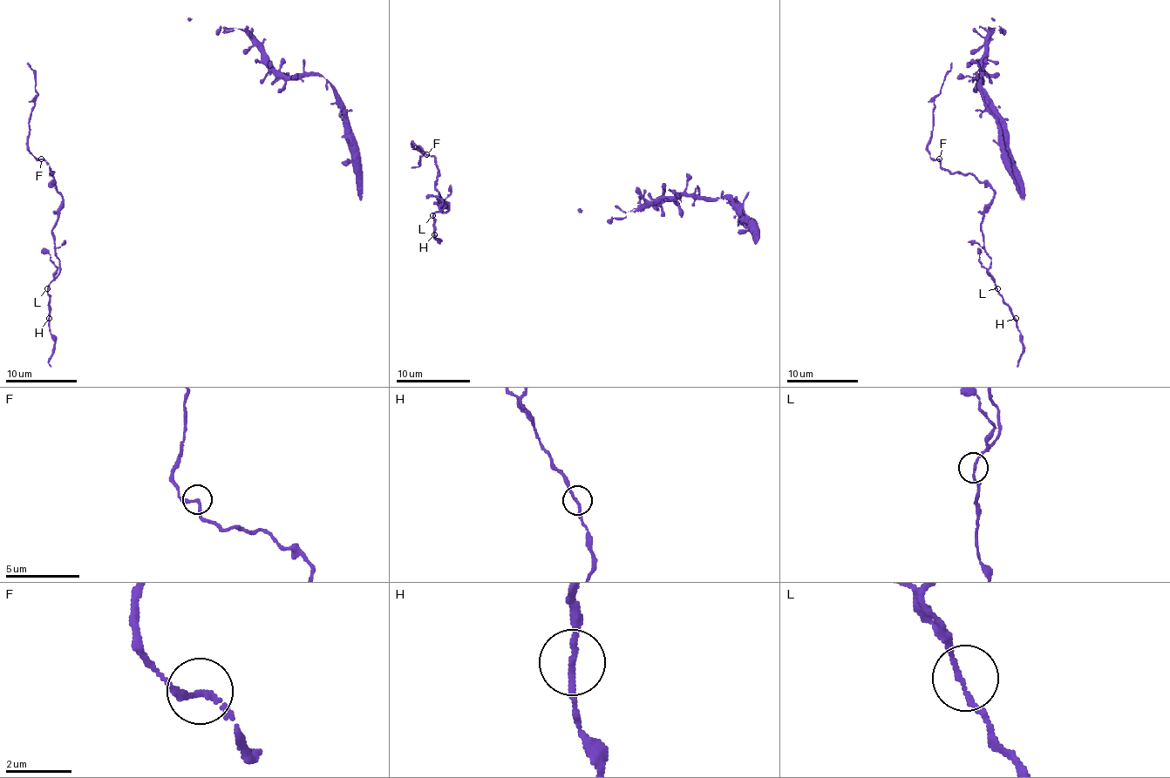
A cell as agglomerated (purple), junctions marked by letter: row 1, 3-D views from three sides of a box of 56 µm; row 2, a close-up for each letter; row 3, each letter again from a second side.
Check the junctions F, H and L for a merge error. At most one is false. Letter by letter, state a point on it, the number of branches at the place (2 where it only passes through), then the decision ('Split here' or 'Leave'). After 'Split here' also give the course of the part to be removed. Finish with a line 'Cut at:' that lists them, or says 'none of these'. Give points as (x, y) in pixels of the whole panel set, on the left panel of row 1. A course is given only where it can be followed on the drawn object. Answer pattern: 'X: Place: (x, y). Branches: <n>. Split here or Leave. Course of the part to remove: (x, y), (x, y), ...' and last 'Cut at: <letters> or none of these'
F: Place: (41, 158). Branches: 2. Leave
H: Place: (49, 318). Branches: 2. Leave
L: Place: (47, 288). Branches: 2. Leave
Cut at: none of these

